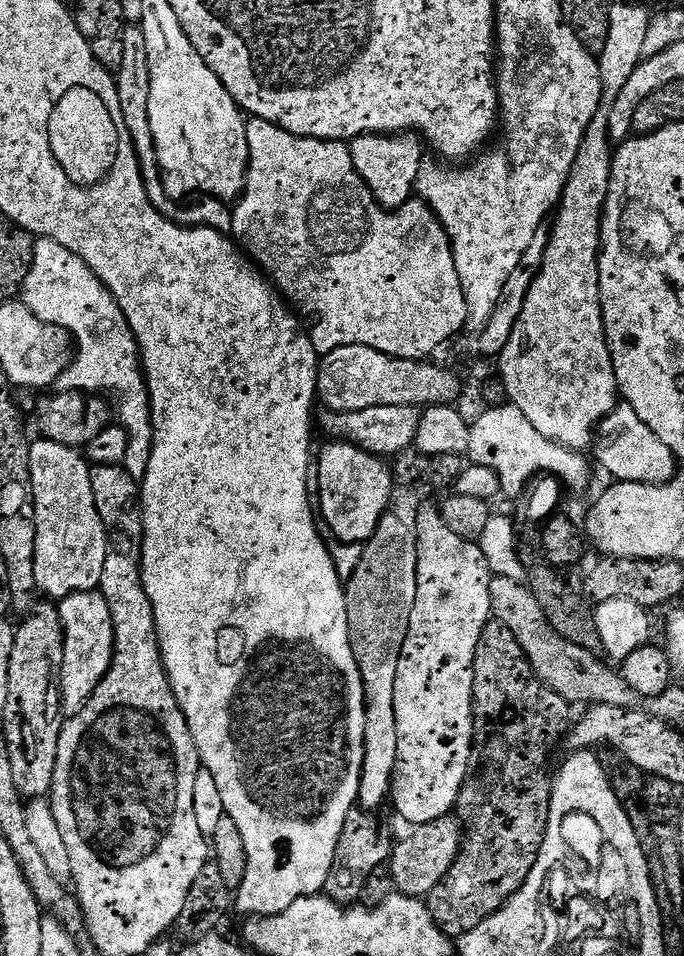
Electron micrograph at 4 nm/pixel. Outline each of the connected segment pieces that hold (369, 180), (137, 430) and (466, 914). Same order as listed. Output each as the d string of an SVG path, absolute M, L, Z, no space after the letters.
M373 134L358 136L351 141L352 168L360 180L372 191L379 207L395 210L413 199L418 170L422 163L420 156L421 139L414 134Z
M37 239L32 250L32 265L24 279L22 303L42 323L52 325L61 333L69 332L76 339L76 361L73 364L71 361L58 377L61 389L81 394L113 392L116 400L114 414L128 437L122 466L133 480L139 482L144 479L149 465L153 430L147 383L138 361L138 349L120 307L104 283L91 274L80 276L80 272L79 258L70 254L66 246L58 246L53 240Z
M489 627L480 635L472 663L470 697L472 756L476 759L477 772L460 785L455 807L463 828L460 852L448 875L436 888L436 908L434 904L431 909L432 919L452 938L463 936L517 895L515 892L532 868L528 855L532 851L535 853L542 844L540 819L545 819L550 789L550 772L548 776L544 769L548 764L548 735L555 724L563 722L570 705L529 675L522 664L520 669L519 663L509 637L502 634L499 627Z

